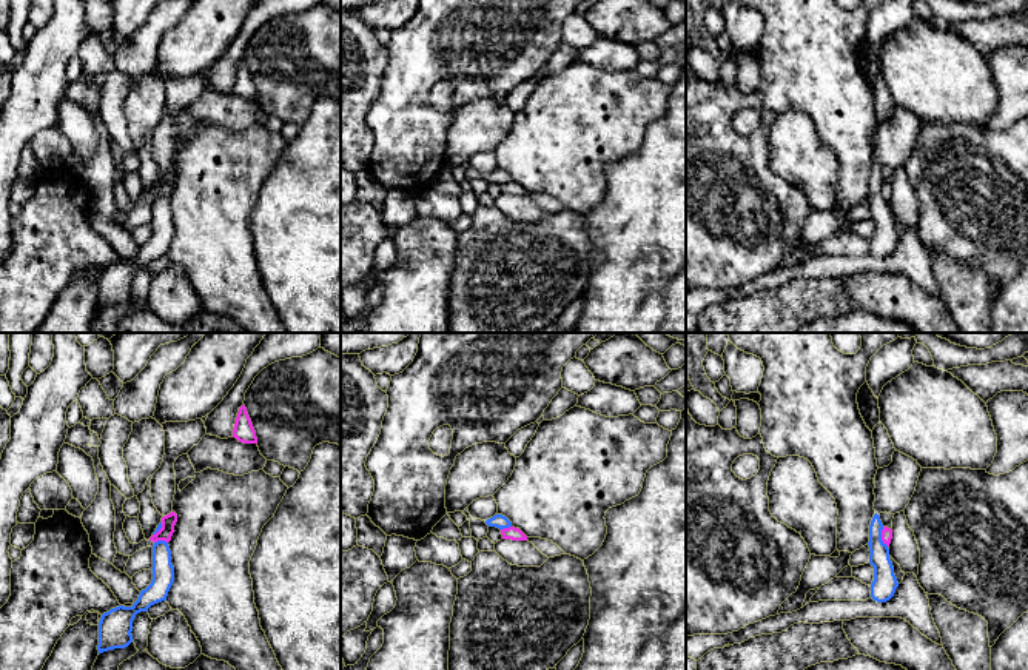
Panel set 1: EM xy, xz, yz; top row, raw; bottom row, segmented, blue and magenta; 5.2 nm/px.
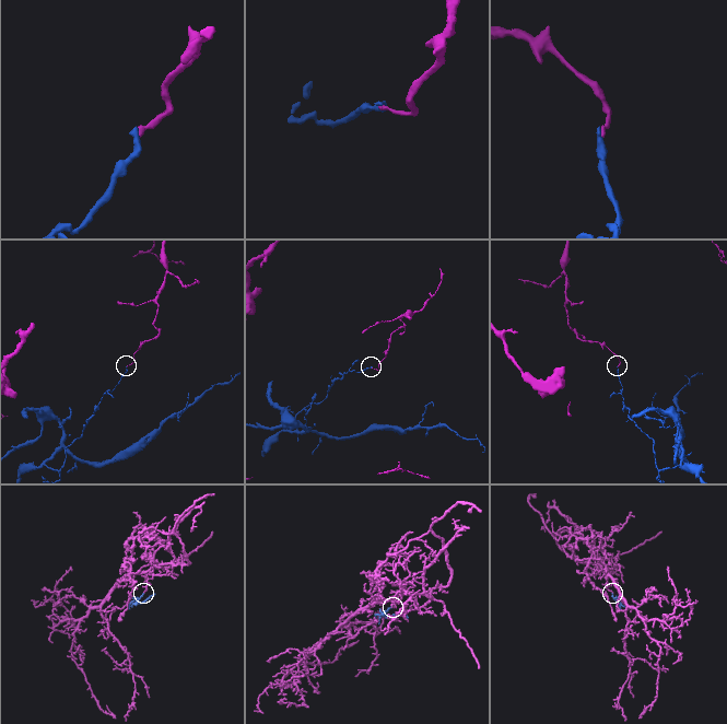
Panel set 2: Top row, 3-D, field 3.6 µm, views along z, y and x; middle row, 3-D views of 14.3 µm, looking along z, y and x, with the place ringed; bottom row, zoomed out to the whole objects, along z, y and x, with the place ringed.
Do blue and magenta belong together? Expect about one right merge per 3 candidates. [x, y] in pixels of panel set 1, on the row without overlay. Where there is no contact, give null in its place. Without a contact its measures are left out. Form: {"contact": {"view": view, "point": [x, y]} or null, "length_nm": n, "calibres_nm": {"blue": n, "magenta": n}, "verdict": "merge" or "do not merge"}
{"contact": {"view": "yz", "point": [880, 191]}, "length_nm": 110, "calibres_nm": {"blue": 130, "magenta": 60}, "verdict": "do not merge"}

